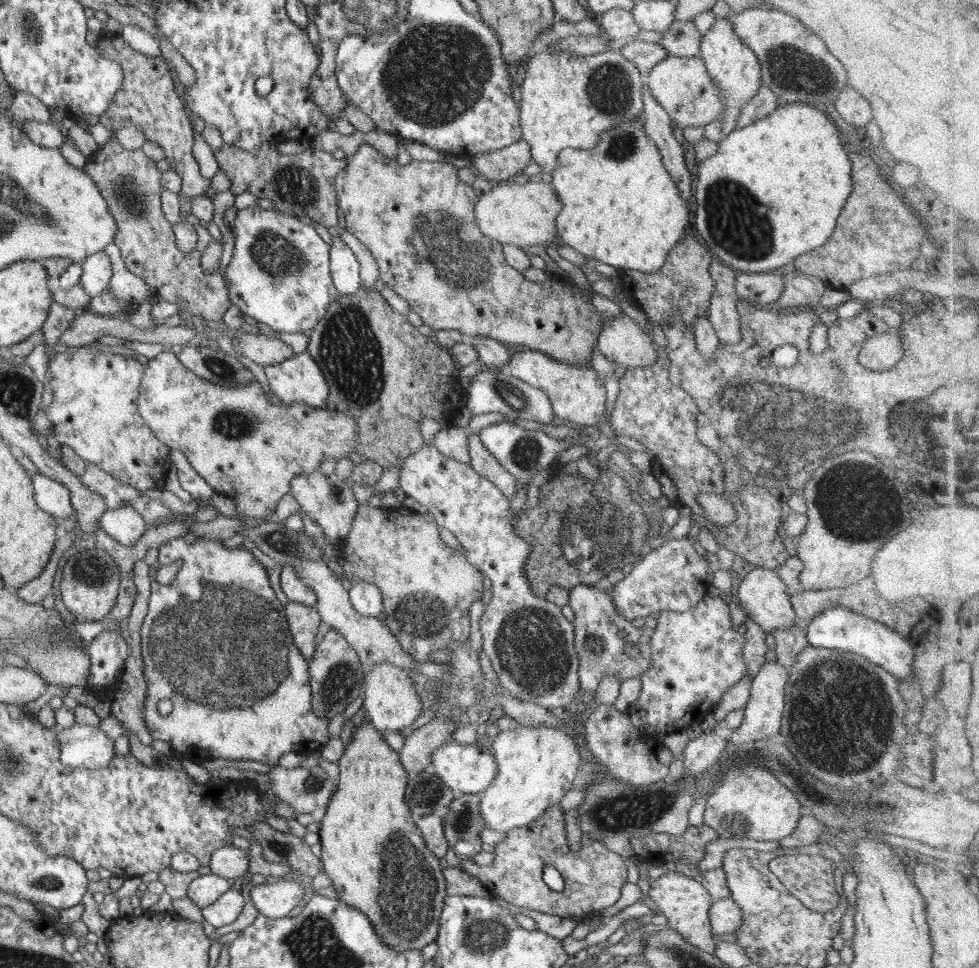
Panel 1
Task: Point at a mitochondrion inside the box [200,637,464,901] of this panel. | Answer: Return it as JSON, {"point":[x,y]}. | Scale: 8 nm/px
{"point":[337,683]}

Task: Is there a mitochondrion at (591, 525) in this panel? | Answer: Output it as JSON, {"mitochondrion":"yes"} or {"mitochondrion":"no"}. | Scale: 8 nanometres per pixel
{"mitochondrion":"yes"}

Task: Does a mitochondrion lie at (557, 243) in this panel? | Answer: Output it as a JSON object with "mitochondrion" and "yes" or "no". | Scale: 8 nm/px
{"mitochondrion":"no"}

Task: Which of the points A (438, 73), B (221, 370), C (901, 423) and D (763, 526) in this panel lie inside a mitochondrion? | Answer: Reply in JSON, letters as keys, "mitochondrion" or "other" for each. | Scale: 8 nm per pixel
{"A":"mitochondrion","B":"mitochondrion","C":"mitochondrion","D":"other"}

